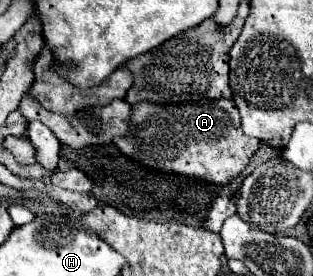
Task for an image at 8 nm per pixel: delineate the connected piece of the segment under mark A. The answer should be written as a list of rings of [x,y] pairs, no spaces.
[[[225,98],[182,102],[178,106],[155,106],[143,102],[133,106],[131,120],[133,124],[127,136],[113,140],[125,156],[157,170],[177,172],[213,184],[231,182],[249,164],[259,146],[257,138],[243,134],[239,110],[233,100]]]

